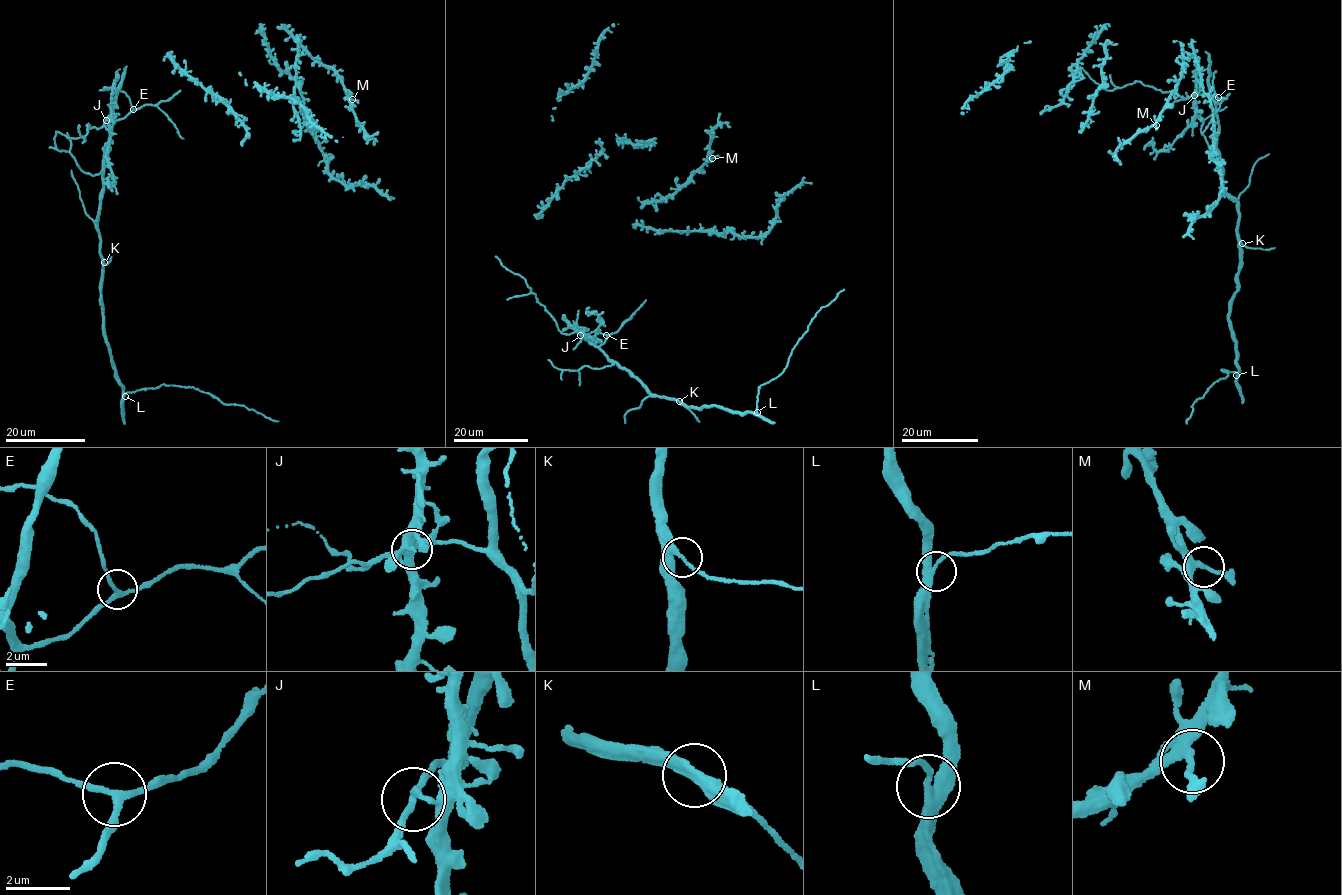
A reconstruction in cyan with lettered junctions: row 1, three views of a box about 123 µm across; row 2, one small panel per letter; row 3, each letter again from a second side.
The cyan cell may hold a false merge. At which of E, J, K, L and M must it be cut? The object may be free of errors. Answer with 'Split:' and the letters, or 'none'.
Split: none

